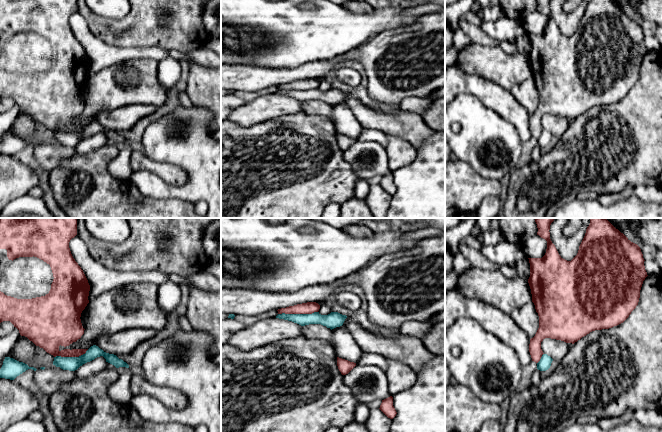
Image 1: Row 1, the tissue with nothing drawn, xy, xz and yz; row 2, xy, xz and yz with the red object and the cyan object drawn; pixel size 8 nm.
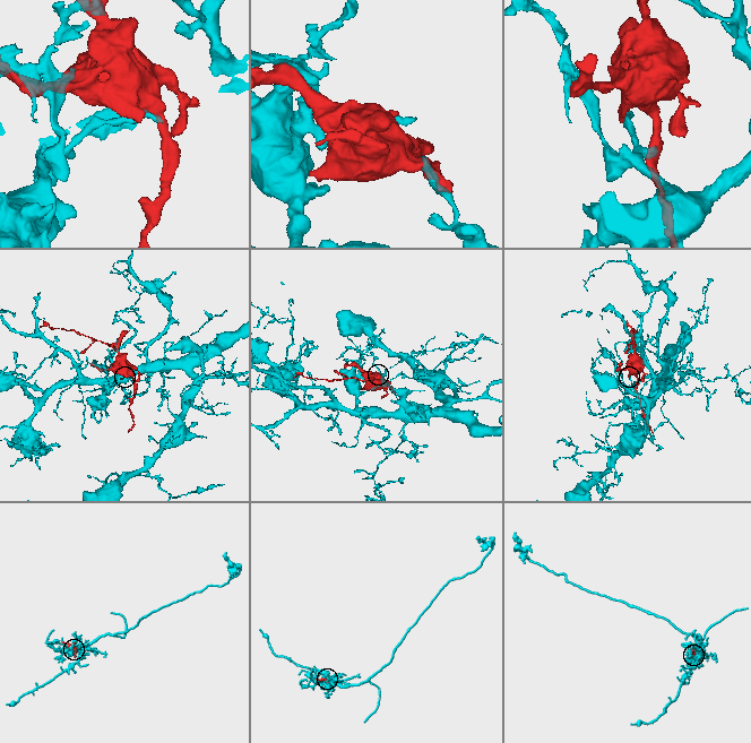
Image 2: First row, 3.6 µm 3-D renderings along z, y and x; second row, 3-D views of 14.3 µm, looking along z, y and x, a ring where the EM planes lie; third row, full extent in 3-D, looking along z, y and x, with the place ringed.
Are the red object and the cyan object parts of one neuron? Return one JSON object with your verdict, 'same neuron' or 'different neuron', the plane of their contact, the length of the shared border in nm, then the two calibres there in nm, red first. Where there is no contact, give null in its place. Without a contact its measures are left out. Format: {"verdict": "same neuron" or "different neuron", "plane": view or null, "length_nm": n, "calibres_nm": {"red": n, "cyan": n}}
{"verdict": "different neuron", "plane": "xz", "length_nm": 320, "calibres_nm": {"red": 100, "cyan": 100}}

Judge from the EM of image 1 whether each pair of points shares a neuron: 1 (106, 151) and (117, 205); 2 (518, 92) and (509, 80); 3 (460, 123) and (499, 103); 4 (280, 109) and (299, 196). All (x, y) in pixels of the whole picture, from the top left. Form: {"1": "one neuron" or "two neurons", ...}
{"1": "one neuron", "2": "two neurons", "3": "two neurons", "4": "two neurons"}

